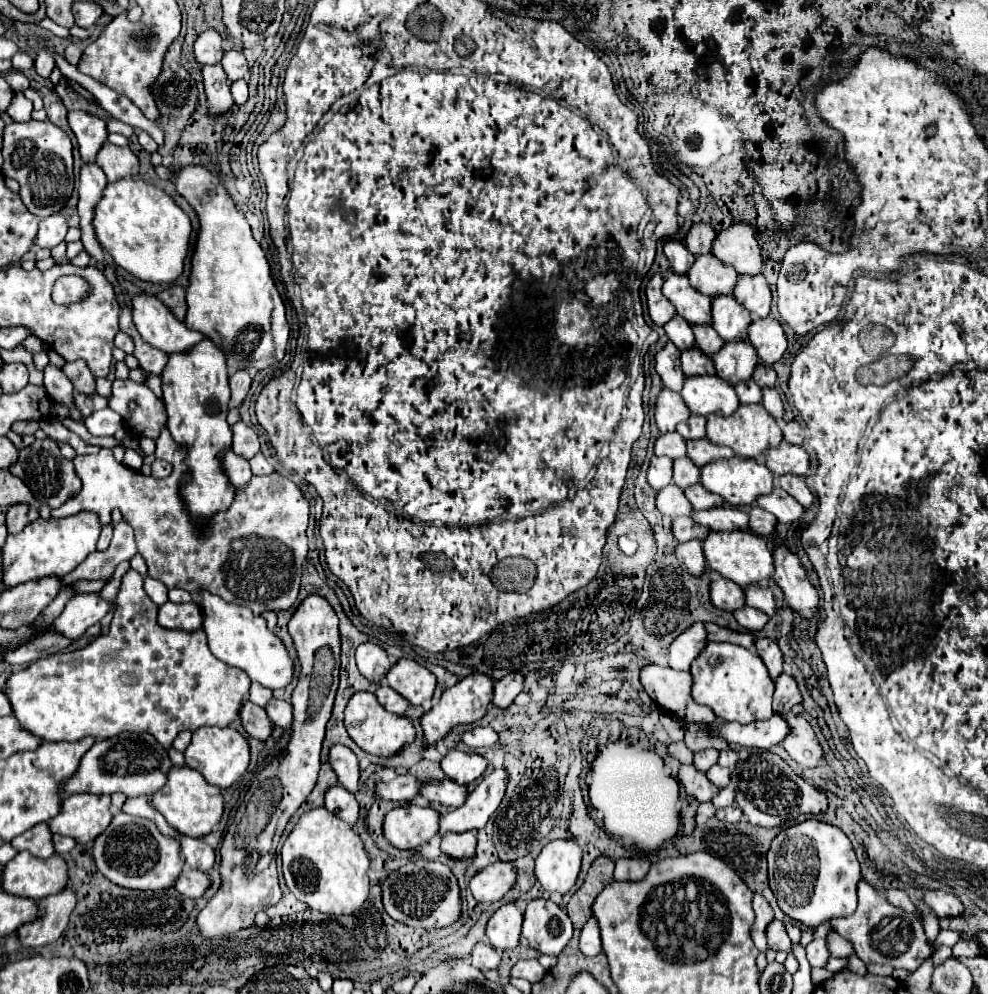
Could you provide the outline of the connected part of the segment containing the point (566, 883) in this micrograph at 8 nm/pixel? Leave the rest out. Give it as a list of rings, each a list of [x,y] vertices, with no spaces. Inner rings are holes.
[[[551,841],[535,861],[535,875],[549,893],[569,893],[581,871],[581,847],[575,841]]]

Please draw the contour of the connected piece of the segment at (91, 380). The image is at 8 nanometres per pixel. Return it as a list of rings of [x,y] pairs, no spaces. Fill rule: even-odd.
[[[79,359],[79,361],[73,361],[73,363],[65,363],[63,365],[63,373],[71,379],[75,391],[85,393],[85,395],[95,393],[95,377],[91,375],[91,371],[89,371],[85,361]]]

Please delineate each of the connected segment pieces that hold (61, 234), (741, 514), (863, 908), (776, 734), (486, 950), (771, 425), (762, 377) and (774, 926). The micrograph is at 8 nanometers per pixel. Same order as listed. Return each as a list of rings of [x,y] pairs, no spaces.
[[[51,215],[39,223],[39,233],[37,233],[35,245],[43,247],[43,249],[51,249],[51,247],[59,245],[61,241],[65,241],[65,235],[67,235],[65,217]]]
[[[711,509],[711,511],[693,511],[691,517],[713,529],[713,531],[741,531],[741,529],[749,529],[749,515],[745,511],[739,509]]]
[[[861,881],[857,887],[859,905],[851,917],[831,919],[831,927],[855,947],[855,953],[865,963],[885,963],[893,969],[915,971],[925,957],[929,957],[931,947],[927,945],[923,925],[911,913],[905,913],[893,907],[879,891],[875,891],[867,881]]]
[[[773,715],[771,719],[767,721],[755,721],[755,723],[749,723],[749,725],[741,725],[741,723],[721,723],[717,725],[717,729],[713,731],[711,727],[707,725],[701,725],[705,731],[711,731],[715,735],[719,735],[721,739],[725,739],[727,743],[731,745],[743,745],[743,747],[757,747],[757,749],[769,749],[777,743],[781,743],[785,739],[785,735],[789,733],[789,725],[787,721],[781,717],[781,715]]]
[[[479,943],[475,945],[473,949],[473,965],[479,969],[479,971],[491,971],[491,969],[497,969],[499,961],[501,961],[501,953],[491,949],[487,943]]]
[[[761,403],[757,405],[741,405],[731,417],[707,417],[707,439],[715,445],[733,447],[733,453],[743,459],[759,459],[769,445],[779,445],[783,441],[779,423],[763,409]]]
[[[759,363],[757,369],[755,369],[755,373],[753,373],[753,379],[755,379],[755,383],[757,383],[761,389],[765,389],[765,387],[775,387],[777,375],[775,375],[773,369],[765,369],[765,367]]]
[[[775,919],[767,927],[767,943],[769,943],[769,949],[773,949],[773,951],[785,951],[785,953],[791,951],[791,941],[789,941],[789,935],[781,921]]]

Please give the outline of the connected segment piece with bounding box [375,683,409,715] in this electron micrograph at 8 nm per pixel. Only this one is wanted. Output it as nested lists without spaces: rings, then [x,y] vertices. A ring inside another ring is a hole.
[[[381,683],[379,685],[379,689],[375,691],[375,697],[377,697],[377,701],[387,709],[387,711],[391,711],[391,713],[399,713],[399,715],[403,715],[409,707],[407,707],[407,703],[405,703],[405,699],[401,699],[401,695],[397,695],[397,691],[393,691],[389,685],[385,685],[385,683]]]

